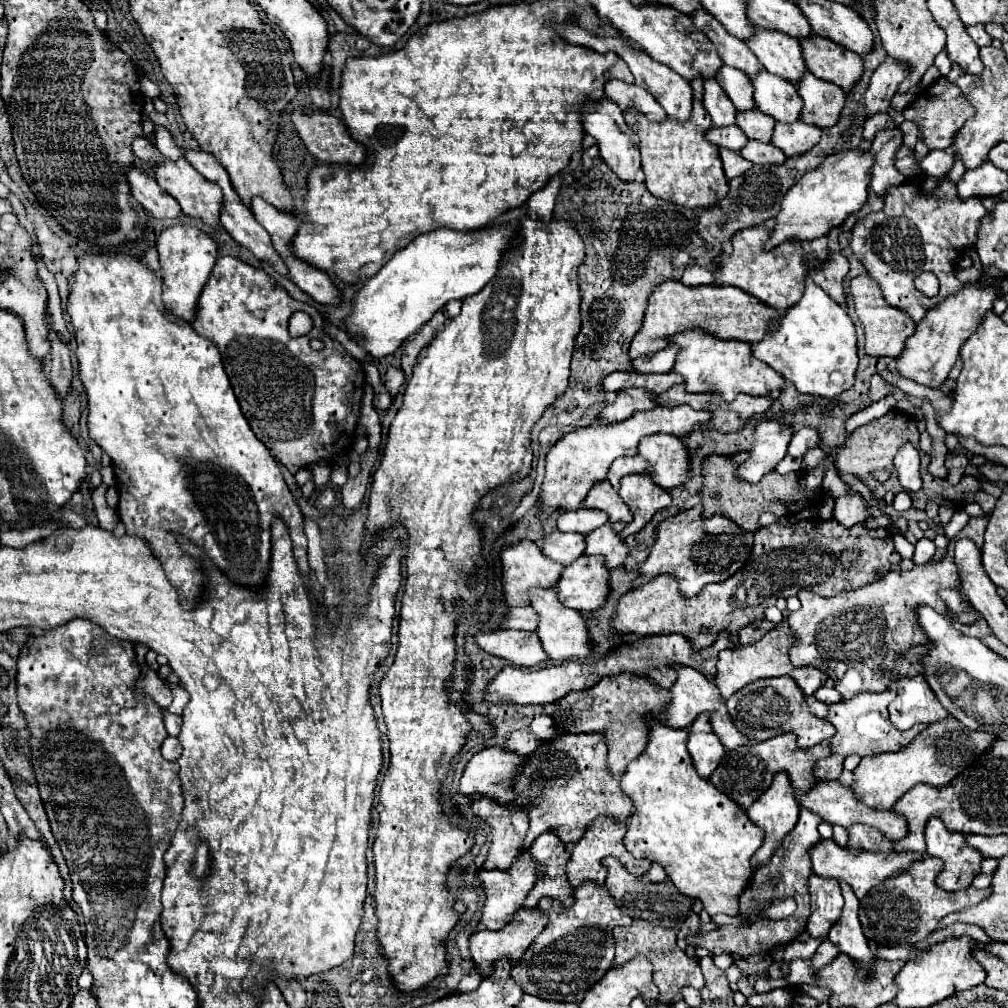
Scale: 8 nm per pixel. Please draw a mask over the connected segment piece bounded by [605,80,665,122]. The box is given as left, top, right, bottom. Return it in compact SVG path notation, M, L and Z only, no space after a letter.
M609 80L605 84L605 96L619 104L621 110L637 108L643 114L651 114L651 120L661 122L665 118L665 110L659 106L659 102L641 86L635 82L623 82L623 80Z

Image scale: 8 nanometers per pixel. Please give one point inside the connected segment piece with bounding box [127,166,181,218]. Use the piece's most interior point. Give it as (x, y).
(158, 203)

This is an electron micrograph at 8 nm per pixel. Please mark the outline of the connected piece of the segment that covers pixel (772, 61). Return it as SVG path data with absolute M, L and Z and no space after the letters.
M755 28L753 36L749 36L745 44L757 56L757 60L763 64L765 70L789 82L797 82L801 74L807 70L801 58L799 40L787 36L785 32Z

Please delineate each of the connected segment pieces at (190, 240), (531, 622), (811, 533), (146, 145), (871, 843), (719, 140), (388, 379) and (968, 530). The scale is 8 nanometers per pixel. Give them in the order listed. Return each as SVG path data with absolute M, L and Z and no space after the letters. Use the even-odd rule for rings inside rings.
M177 224L169 226L157 238L157 252L161 262L161 278L163 278L163 302L165 306L179 318L193 322L195 302L211 274L211 268L217 260L217 242L201 232L197 226Z
M527 606L527 608L511 608L499 628L503 628L503 630L513 630L513 628L535 630L535 626L537 626L537 614L535 614L535 610L531 610Z
M803 520L789 526L783 524L771 524L767 528L759 528L755 532L755 548L753 554L749 556L747 564L729 580L721 582L721 584L709 584L707 588L703 588L703 592L699 592L699 596L693 598L683 598L679 594L679 586L671 576L659 576L653 578L649 582L643 582L641 586L629 590L625 596L621 596L619 604L615 606L615 618L611 618L611 628L619 634L639 634L639 636L647 636L647 634L681 634L685 636L693 650L699 652L707 646L713 644L717 632L731 632L731 642L733 648L737 648L735 644L735 632L739 632L741 628L745 628L747 624L751 624L751 620L763 620L763 612L767 606L775 604L777 598L789 598L795 596L799 590L809 590L815 592L819 596L835 596L843 590L855 590L861 588L865 584L877 582L879 578L883 578L885 574L891 572L893 564L899 564L901 556L893 546L893 536L885 530L885 528L877 528L877 530L865 530L863 524L855 524L851 530L843 528L837 524L837 520ZM849 548L859 548L861 550L861 560L857 562L857 566L851 566L849 570L841 568L841 562L837 560L839 552L849 550ZM701 626L707 628L707 632L701 632Z
M137 136L133 140L133 154L137 160L143 160L143 162L151 162L151 164L157 164L157 162L163 162L164 156L157 150L155 144L151 144L151 140L147 140L145 136Z
M855 824L855 826L851 826L847 831L847 846L851 849L880 852L883 854L891 854L893 852L893 842L883 838L881 832L877 832L875 828L863 826L863 824Z
M711 126L707 132L705 132L707 140L715 146L725 146L729 150L735 150L739 152L745 142L747 142L747 136L743 136L743 132L739 132L739 126L731 126L731 128L715 128Z
M389 366L387 372L385 372L385 380L383 380L385 388L391 392L391 394L397 394L401 384L403 384L403 370L401 368L395 368L395 366Z
M981 516L981 518L971 518L969 524L959 532L957 538L967 536L967 538L975 540L979 546L983 546L983 532L985 532L985 526L987 526L987 518L985 518L985 516Z

